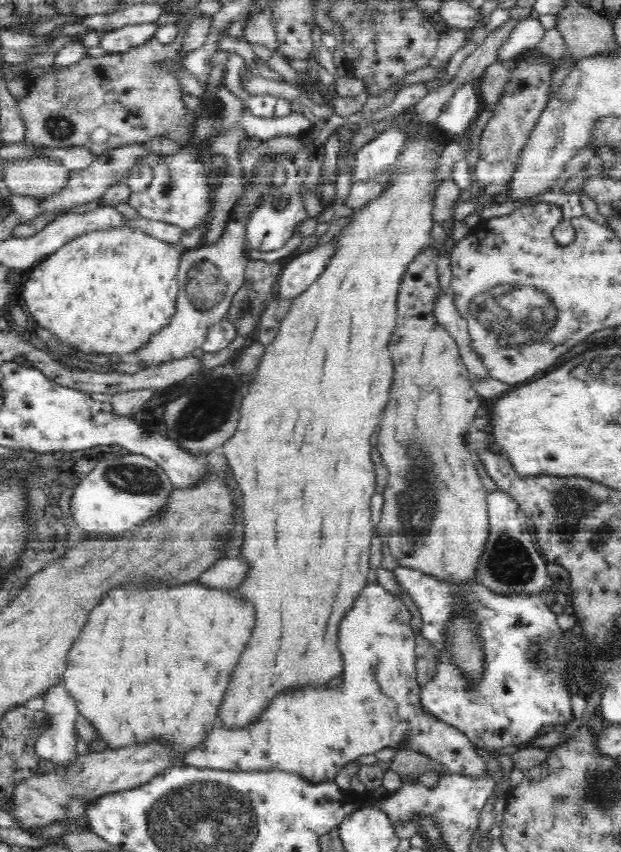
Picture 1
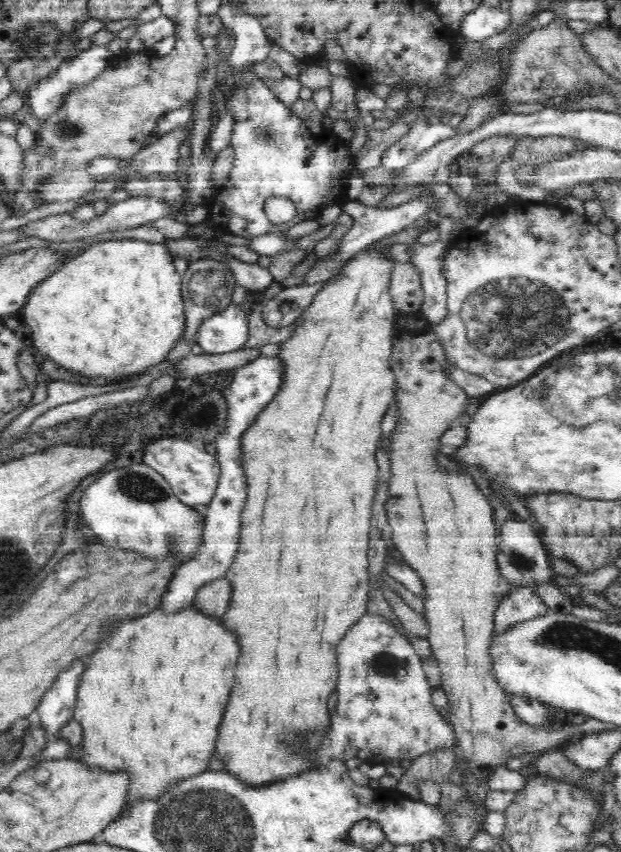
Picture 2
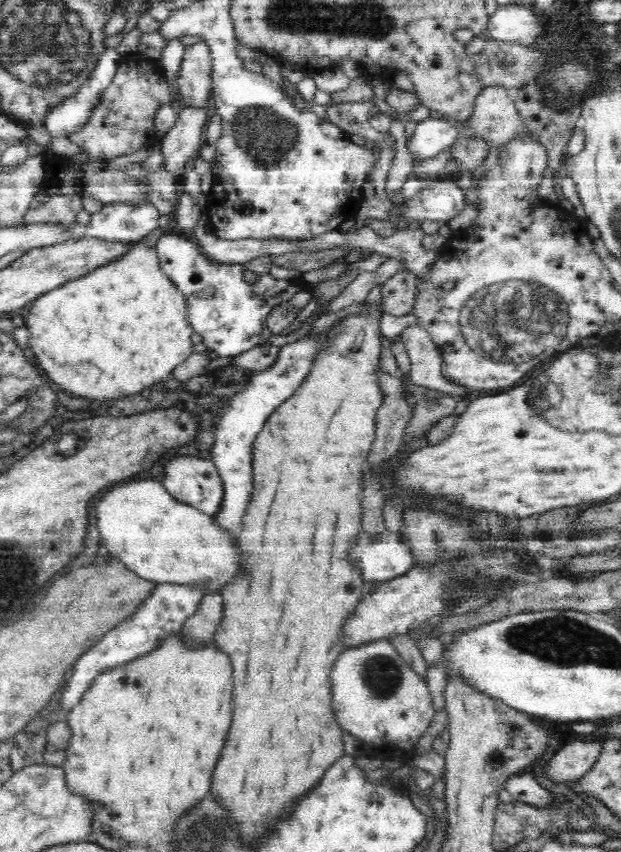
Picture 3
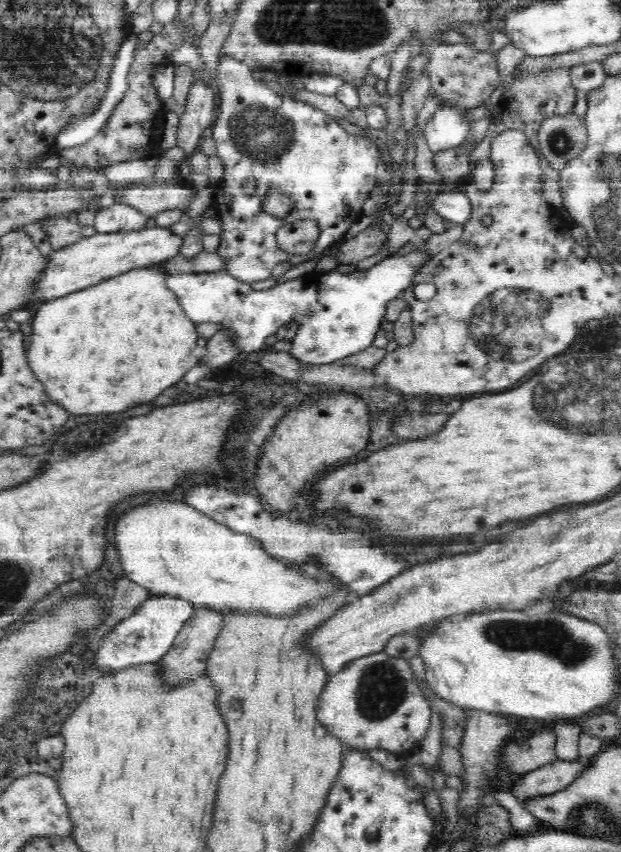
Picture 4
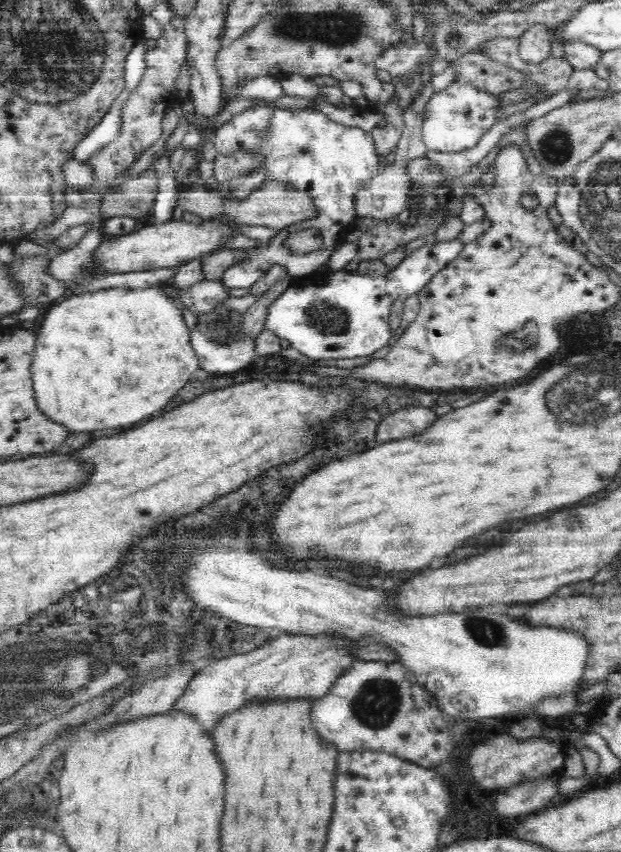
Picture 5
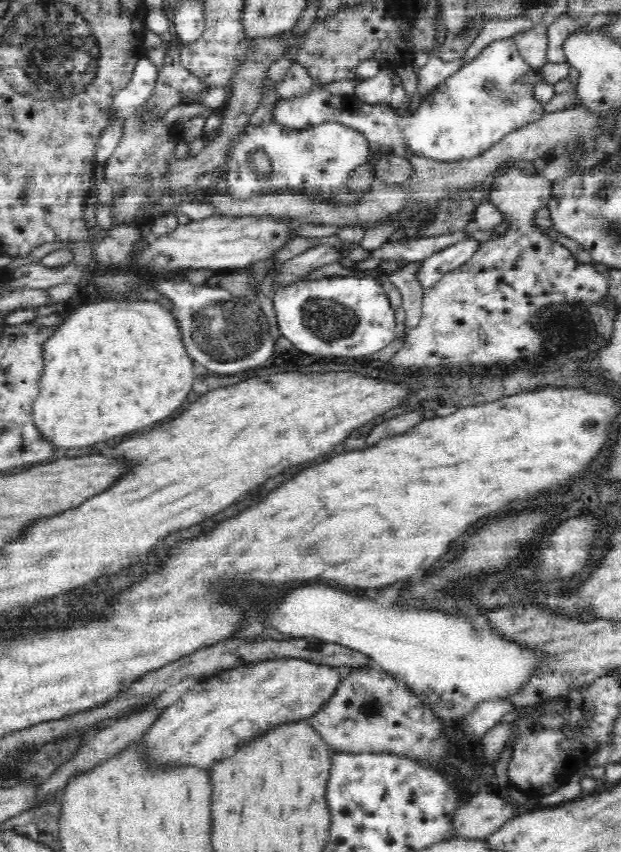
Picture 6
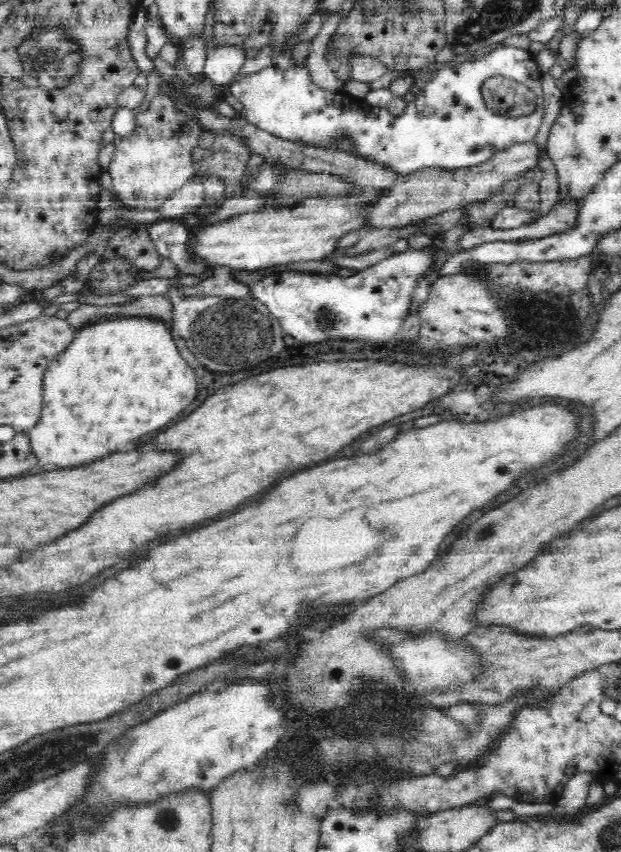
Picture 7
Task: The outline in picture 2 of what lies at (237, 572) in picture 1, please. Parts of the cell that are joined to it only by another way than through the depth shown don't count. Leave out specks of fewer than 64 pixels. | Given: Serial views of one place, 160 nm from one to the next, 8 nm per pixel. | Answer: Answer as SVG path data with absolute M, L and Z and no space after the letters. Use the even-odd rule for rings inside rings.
M226 577L211 580L195 594L194 607L210 618L222 618L230 606L231 584Z

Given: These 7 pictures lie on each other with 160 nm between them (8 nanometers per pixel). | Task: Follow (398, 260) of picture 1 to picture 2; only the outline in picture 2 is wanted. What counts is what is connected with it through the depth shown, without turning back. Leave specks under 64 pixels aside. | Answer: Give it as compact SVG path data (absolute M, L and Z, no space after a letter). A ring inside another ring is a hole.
M388 246L385 247L366 247L362 249L359 253L356 253L351 259L348 259L342 268L336 272L334 278L330 279L323 283L322 288L317 292L317 295L312 299L311 305L308 306L307 310L303 312L297 318L296 328L294 333L288 340L285 342L278 343L280 350L277 357L281 360L283 368L283 379L281 382L281 387L279 388L280 392L268 402L266 410L264 412L258 413L254 424L244 431L244 434L241 438L241 449L242 449L242 467L244 472L246 472L246 484L247 484L247 493L246 493L246 502L244 508L241 512L241 532L239 535L239 546L238 552L235 556L235 561L231 564L230 570L226 572L225 576L228 579L228 582L231 584L231 598L230 606L226 611L226 614L222 616L222 626L226 627L226 630L232 631L234 633L234 638L238 641L238 646L241 648L240 656L238 657L237 669L235 672L235 684L232 694L229 696L229 702L227 704L227 709L225 714L222 715L221 726L219 728L219 733L217 736L217 743L215 748L215 754L218 755L218 759L222 759L222 771L226 771L232 775L238 776L238 781L246 783L246 786L250 785L263 785L271 783L275 780L280 780L292 775L297 775L298 773L303 773L313 768L313 756L317 754L318 750L321 750L325 746L325 736L328 735L330 719L332 719L331 714L328 712L328 697L334 691L334 688L337 687L337 681L339 678L339 670L337 663L337 644L340 642L341 638L346 634L346 631L352 628L353 624L361 618L362 615L367 611L367 602L368 594L370 592L370 576L368 574L368 540L370 540L370 517L372 516L372 499L374 494L376 494L376 482L378 482L378 464L376 463L376 449L378 448L378 440L380 440L380 422L384 420L386 412L388 412L388 406L395 397L395 376L391 371L389 360L393 351L393 340L396 338L397 330L395 328L396 316L398 313L395 312L393 305L393 300L390 296L390 272L394 270L394 261L388 259L384 255L384 252L388 250Z

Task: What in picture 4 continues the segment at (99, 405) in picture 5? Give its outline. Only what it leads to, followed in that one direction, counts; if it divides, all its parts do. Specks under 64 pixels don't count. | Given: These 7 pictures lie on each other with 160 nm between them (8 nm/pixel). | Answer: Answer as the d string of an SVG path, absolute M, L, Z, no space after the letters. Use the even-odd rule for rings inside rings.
M158 266L135 268L125 274L113 276L112 278L103 280L102 282L88 287L72 294L61 296L57 299L43 301L37 308L34 318L31 319L32 334L28 337L27 343L27 359L32 374L36 375L38 382L46 389L47 396L58 404L60 408L64 408L69 415L80 414L108 414L108 412L122 412L126 408L130 408L132 404L138 402L150 402L154 400L158 394L162 394L162 390L166 390L168 386L172 386L174 382L182 380L182 376L190 370L200 360L200 352L196 345L197 323L190 320L183 308L180 306L175 294L165 285L164 272L159 270Z

